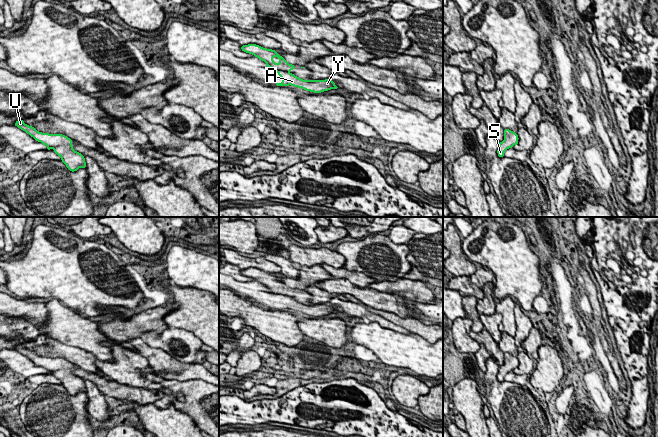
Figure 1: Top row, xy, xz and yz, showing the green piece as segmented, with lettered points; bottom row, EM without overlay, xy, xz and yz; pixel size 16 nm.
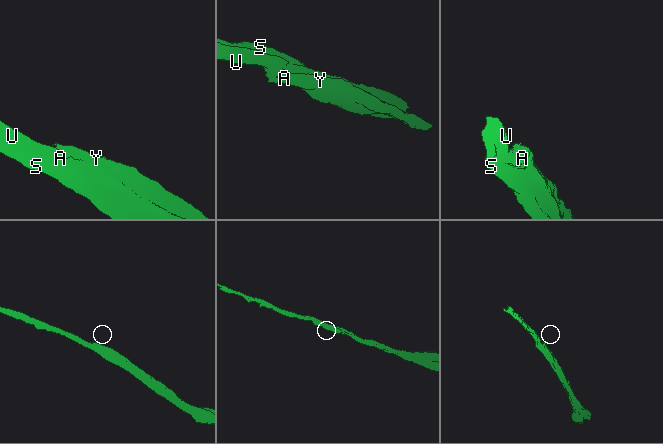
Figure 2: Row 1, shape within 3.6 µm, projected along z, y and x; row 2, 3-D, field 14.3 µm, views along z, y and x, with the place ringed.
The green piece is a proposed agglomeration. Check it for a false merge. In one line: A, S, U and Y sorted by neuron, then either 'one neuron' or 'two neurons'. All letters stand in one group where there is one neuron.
groups A Y / S U; two neurons

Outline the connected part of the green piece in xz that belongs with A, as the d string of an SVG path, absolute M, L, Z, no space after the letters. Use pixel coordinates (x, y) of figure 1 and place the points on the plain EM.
M266 289L268 292L271 292L276 295L276 297L283 303L281 307L276 307L277 310L294 310L298 312L302 312L306 315L314 316L314 317L322 317L324 315L328 315L331 313L337 313L338 311L335 309L334 305L331 303L325 304L303 304L295 300L292 297L285 296L269 289Z

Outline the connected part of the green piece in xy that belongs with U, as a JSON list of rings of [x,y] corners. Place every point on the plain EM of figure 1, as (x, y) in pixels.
[[[17,344],[14,348],[25,355],[36,365],[47,370],[52,370],[54,376],[61,381],[61,385],[66,389],[69,395],[75,396],[79,392],[86,393],[84,380],[73,373],[72,363],[63,358],[49,358],[37,355],[34,351],[24,347],[24,344]]]

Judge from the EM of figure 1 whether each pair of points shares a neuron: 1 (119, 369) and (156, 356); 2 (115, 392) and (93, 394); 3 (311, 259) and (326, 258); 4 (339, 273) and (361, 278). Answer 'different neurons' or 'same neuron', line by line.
1: different neurons
2: different neurons
3: same neuron
4: same neuron

